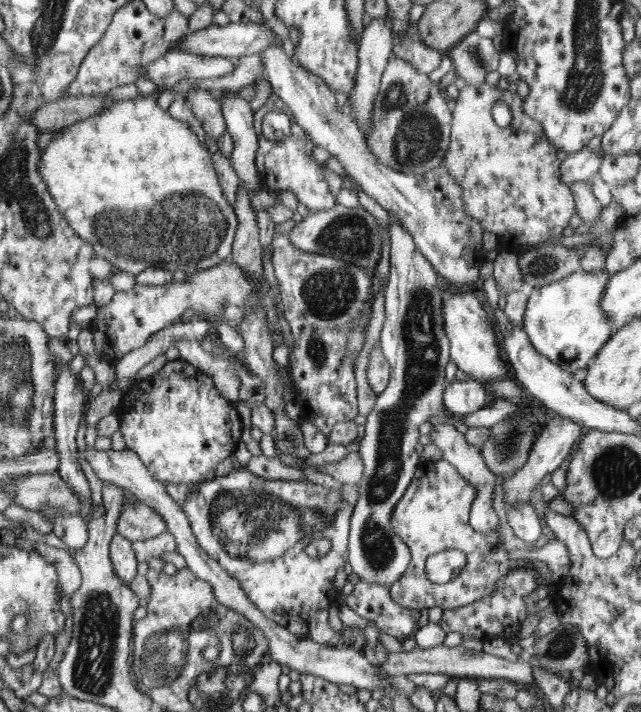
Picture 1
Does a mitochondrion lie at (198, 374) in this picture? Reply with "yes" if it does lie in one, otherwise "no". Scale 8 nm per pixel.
no

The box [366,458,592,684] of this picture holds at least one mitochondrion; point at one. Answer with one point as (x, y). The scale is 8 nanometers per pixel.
(561, 647)

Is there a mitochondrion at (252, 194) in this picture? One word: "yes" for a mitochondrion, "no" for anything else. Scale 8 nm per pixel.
no

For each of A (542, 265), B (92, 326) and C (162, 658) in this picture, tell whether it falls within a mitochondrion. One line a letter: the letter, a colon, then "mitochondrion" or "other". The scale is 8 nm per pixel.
A: mitochondrion
B: other
C: mitochondrion

